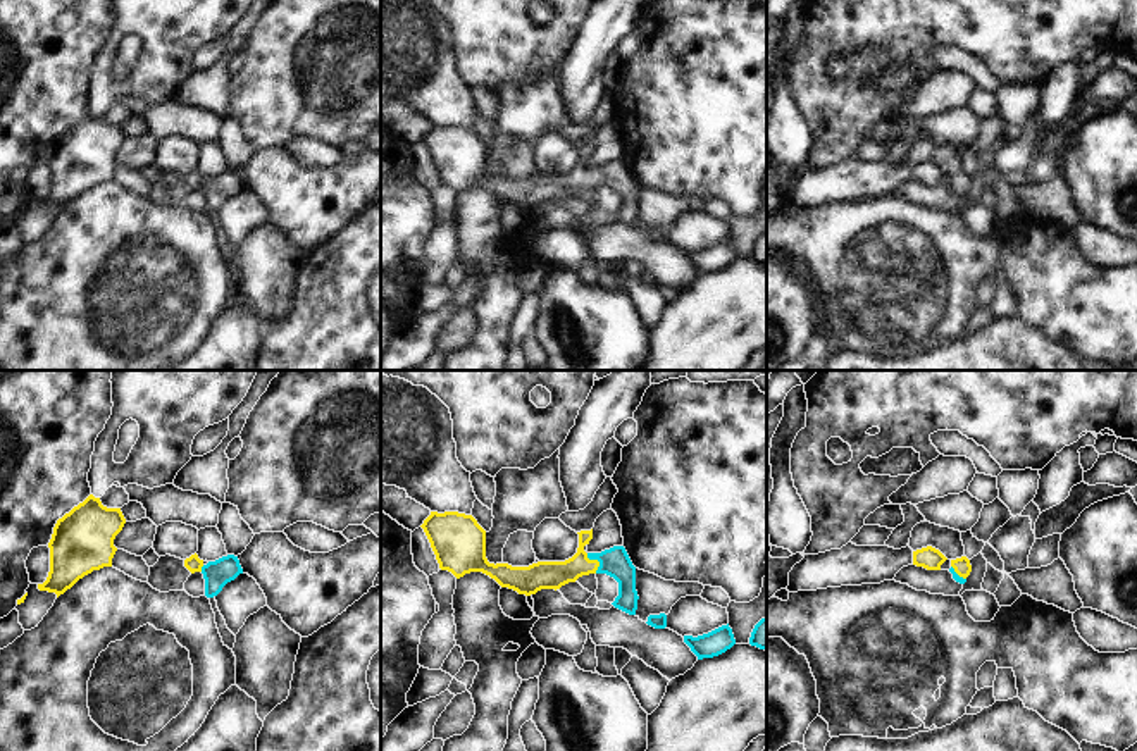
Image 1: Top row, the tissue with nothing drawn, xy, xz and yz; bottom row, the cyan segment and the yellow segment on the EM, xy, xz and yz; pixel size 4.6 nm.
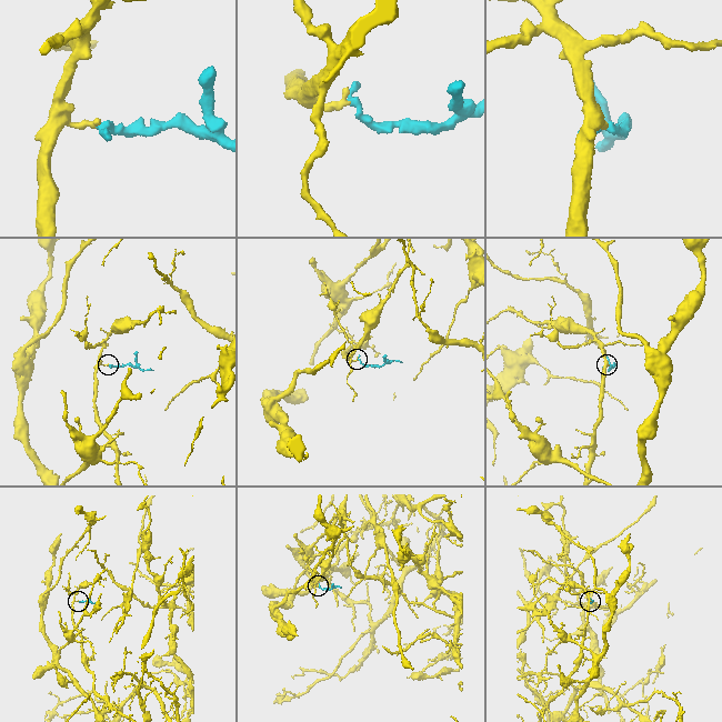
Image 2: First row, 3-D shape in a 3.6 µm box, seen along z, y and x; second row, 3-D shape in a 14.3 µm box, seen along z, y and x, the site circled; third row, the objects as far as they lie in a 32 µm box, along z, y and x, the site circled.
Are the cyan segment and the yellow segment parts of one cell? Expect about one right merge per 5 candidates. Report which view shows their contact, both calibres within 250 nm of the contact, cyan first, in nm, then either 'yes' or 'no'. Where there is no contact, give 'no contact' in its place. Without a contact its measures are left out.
meets cyan in xz; 140 nm thick on the cyan side, 130 nm on the other; yes

